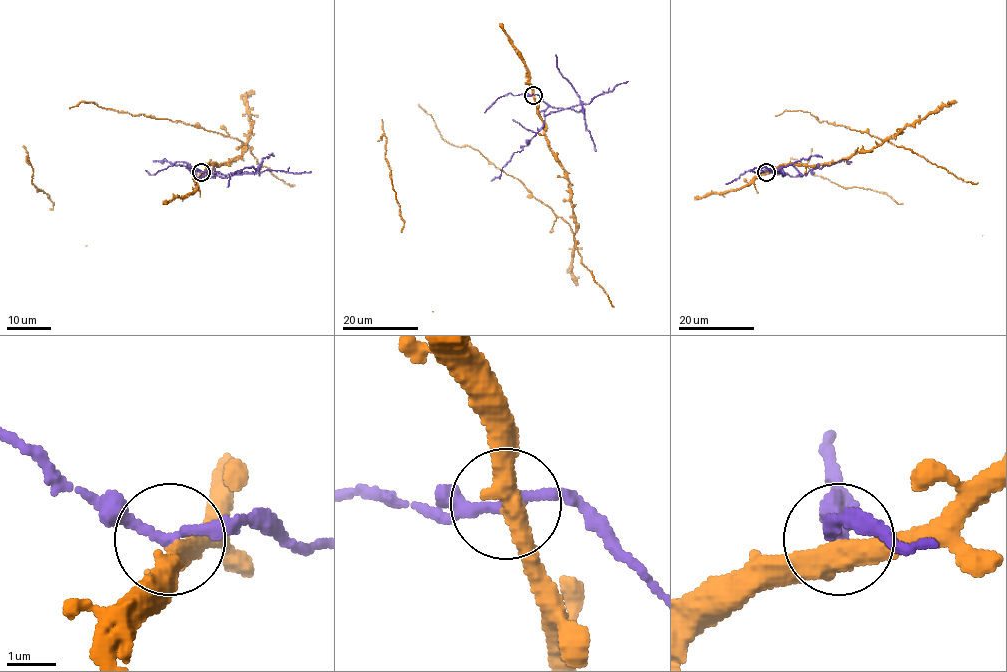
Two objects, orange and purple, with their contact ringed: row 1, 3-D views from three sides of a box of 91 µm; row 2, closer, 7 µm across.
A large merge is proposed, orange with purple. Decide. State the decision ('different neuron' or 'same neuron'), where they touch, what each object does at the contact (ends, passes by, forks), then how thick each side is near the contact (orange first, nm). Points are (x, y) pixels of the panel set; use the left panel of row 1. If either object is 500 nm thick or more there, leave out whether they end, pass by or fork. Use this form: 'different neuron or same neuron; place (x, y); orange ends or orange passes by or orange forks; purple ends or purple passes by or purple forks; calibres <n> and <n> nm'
different neuron; place (201, 172); orange passes by; purple passes by; calibres 440 and 190 nm

